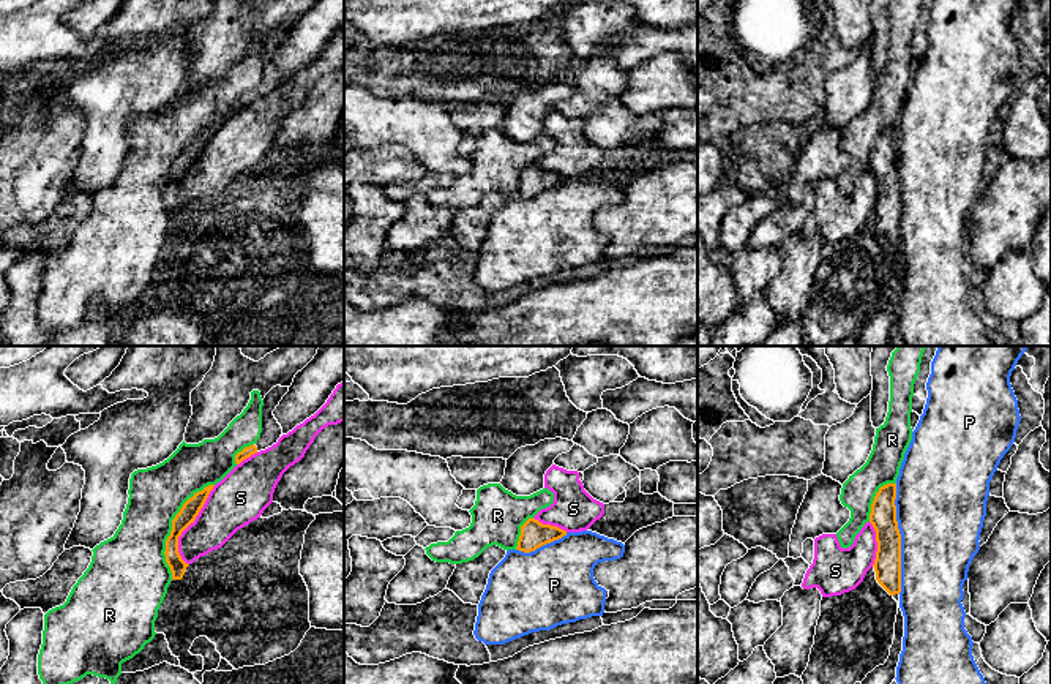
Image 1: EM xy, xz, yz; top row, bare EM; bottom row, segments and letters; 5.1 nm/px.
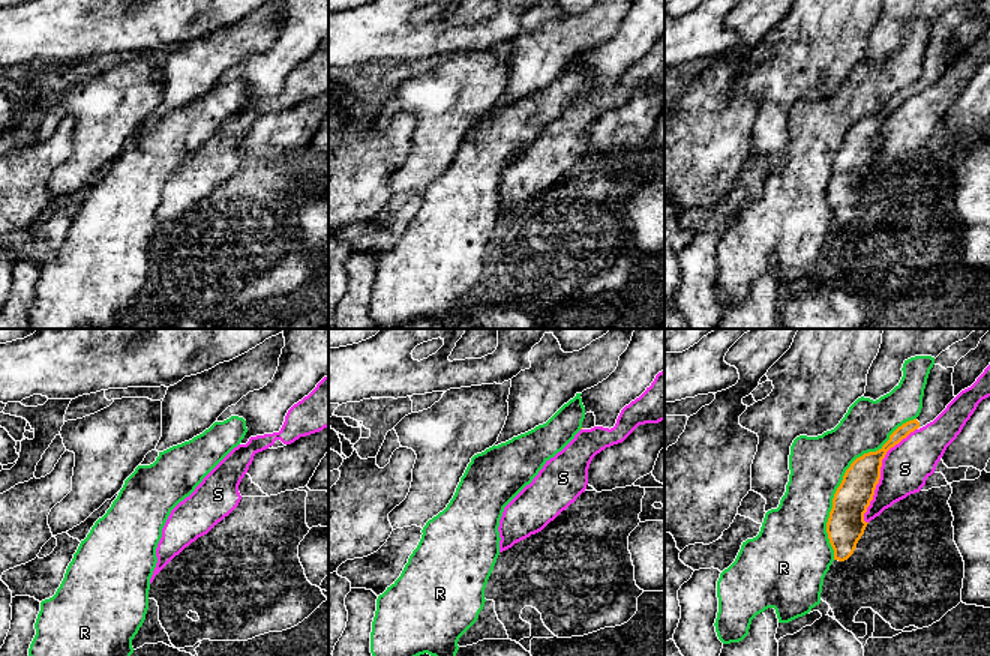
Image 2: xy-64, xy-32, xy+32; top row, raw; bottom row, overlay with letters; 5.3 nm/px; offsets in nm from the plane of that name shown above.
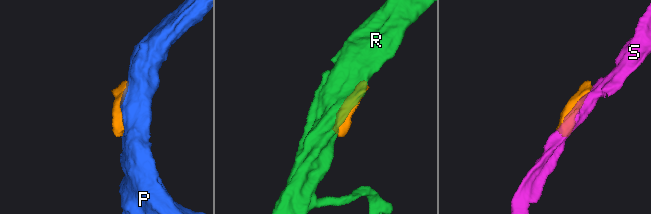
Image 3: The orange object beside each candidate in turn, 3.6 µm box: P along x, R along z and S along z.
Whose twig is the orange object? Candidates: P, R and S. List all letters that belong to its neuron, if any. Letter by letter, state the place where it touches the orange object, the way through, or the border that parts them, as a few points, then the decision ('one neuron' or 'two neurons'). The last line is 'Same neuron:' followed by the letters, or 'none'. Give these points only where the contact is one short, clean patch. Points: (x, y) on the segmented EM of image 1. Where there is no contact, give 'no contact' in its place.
P: yz (900, 539) | two neurons
R: xy (172, 526) | two neurons
S: xy (190, 523) | two neurons
Same neuron: none

